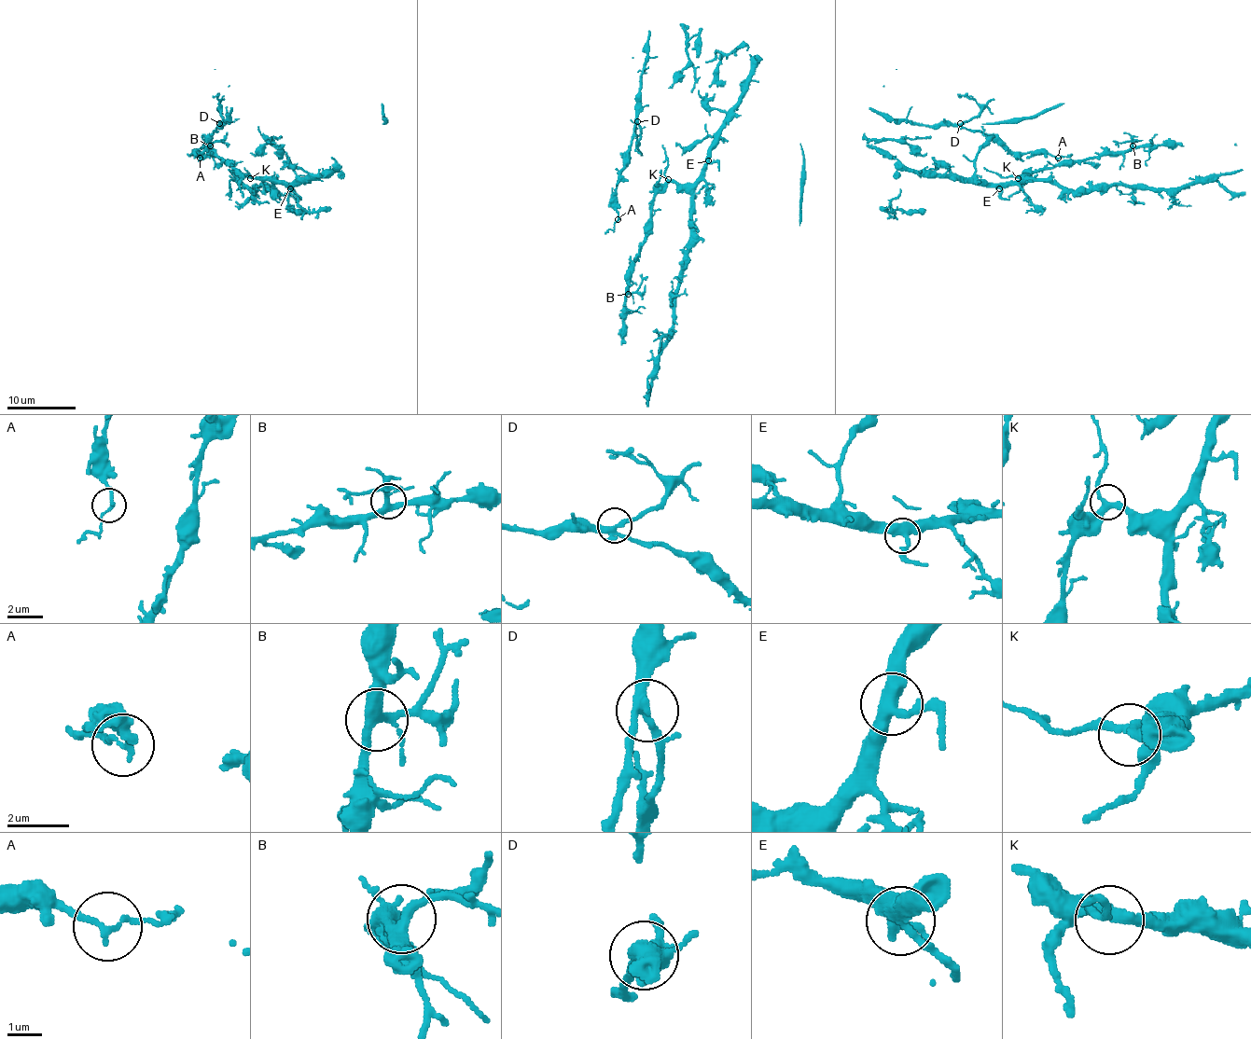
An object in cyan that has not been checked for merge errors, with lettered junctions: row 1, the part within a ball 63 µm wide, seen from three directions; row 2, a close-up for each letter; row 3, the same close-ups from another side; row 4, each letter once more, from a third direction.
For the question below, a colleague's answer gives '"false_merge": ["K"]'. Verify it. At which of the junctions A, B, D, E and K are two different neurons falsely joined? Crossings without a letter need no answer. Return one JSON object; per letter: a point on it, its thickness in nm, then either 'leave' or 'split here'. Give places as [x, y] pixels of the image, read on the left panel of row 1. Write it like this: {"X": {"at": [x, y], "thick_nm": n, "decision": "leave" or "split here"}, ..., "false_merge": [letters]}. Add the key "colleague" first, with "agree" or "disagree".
{"colleague": "disagree", "A": {"at": [200, 158], "thick_nm": 160, "decision": "leave"}, "B": {"at": [210, 145], "thick_nm": 320, "decision": "leave"}, "D": {"at": [219, 123], "thick_nm": 280, "decision": "leave"}, "E": {"at": [290, 188], "thick_nm": 420, "decision": "leave"}, "K": {"at": [250, 178], "thick_nm": 300, "decision": "leave"}, "false_merge": []}

